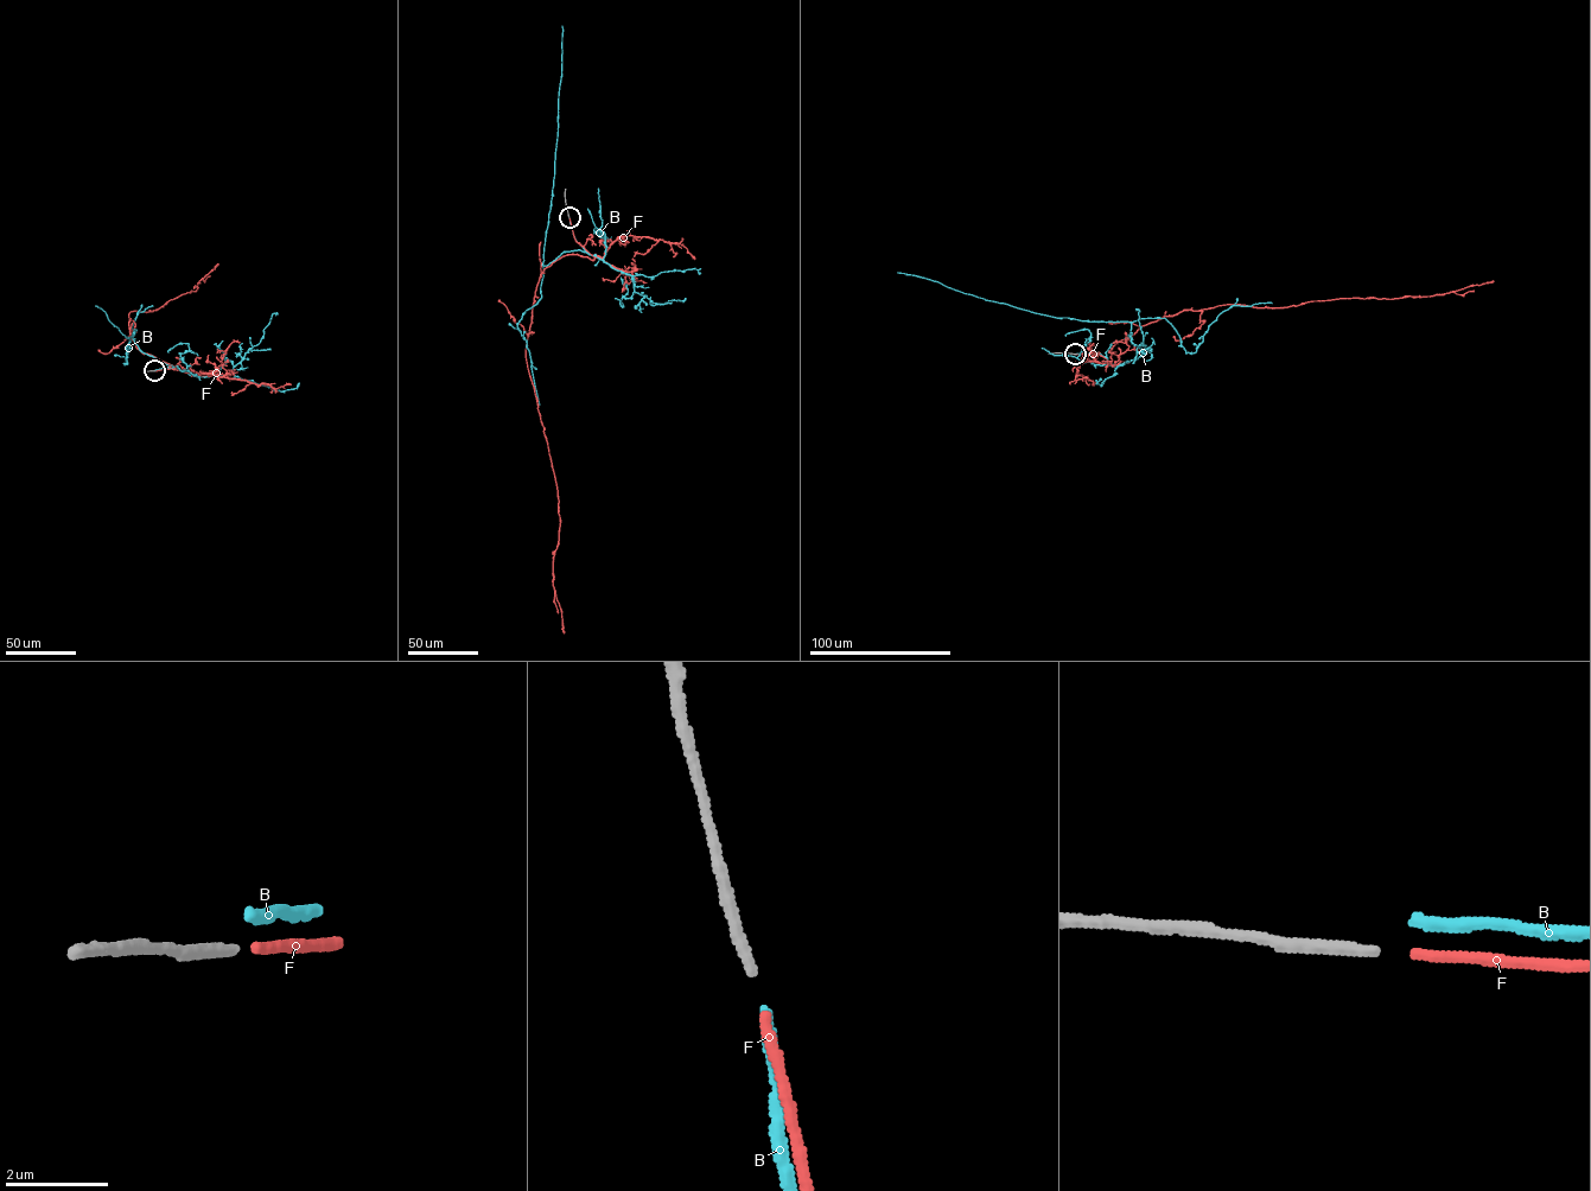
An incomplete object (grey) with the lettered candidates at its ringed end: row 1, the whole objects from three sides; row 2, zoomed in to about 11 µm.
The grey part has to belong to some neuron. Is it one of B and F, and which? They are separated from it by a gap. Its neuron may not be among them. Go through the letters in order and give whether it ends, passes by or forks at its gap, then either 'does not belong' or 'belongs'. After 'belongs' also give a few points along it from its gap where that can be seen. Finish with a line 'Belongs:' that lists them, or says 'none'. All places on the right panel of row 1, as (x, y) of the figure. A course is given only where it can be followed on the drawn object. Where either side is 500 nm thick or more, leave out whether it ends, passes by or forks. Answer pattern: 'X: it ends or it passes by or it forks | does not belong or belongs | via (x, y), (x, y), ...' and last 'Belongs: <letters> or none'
B: it ends | does not belong
F: it ends | belongs | via (1076, 354), (1096, 354), (1111, 362), (1118, 342), (1184, 310), (1430, 297), (1494, 281)
Belongs: F

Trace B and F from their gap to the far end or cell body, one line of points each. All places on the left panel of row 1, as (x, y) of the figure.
B: (154, 370), (178, 370), (141, 351), (132, 336), (126, 338), (95, 306)
F: (156, 370), (189, 374), (141, 352), (131, 336), (128, 313), (157, 310), (196, 291), (199, 281), (218, 263)

